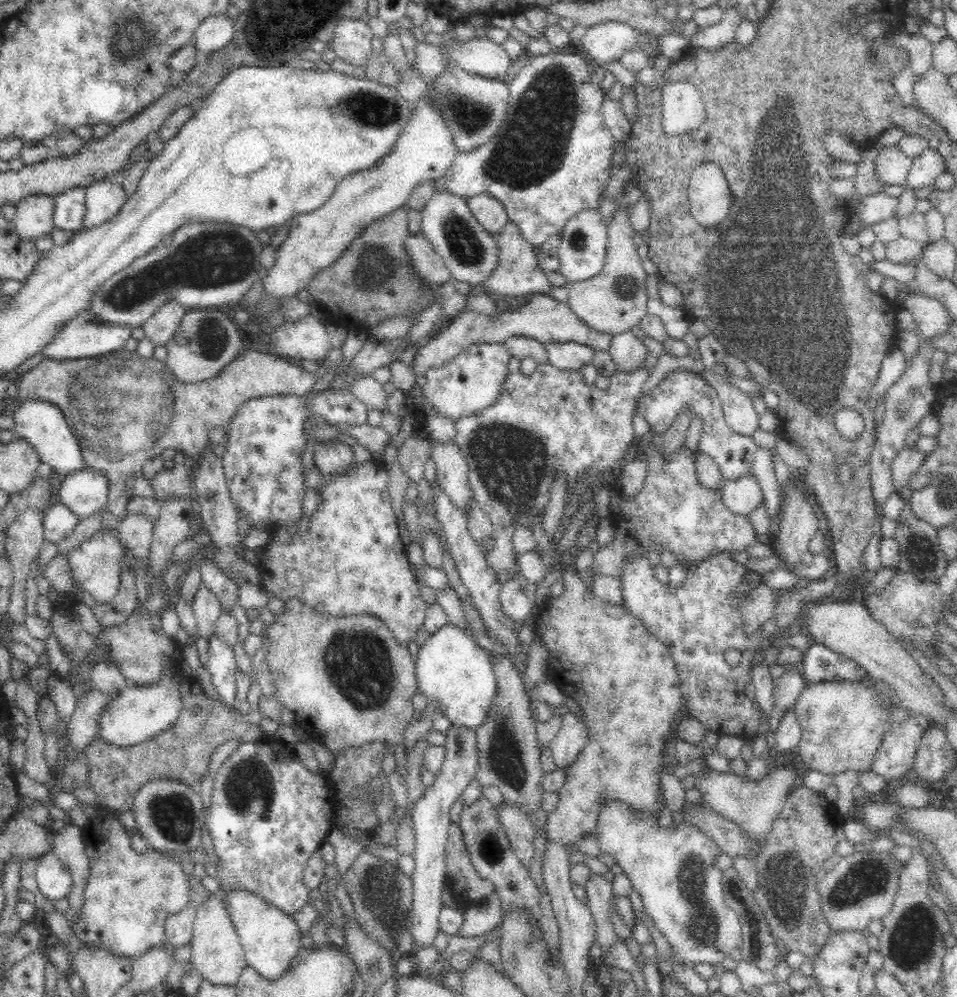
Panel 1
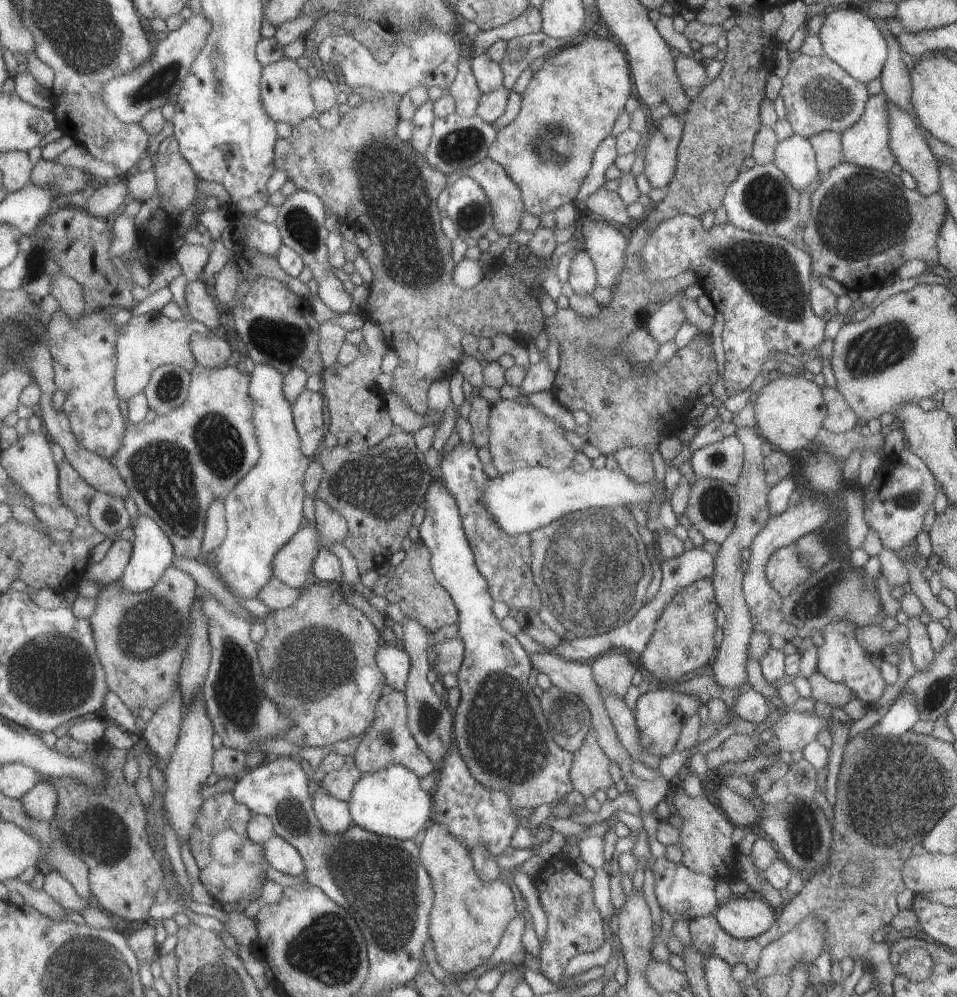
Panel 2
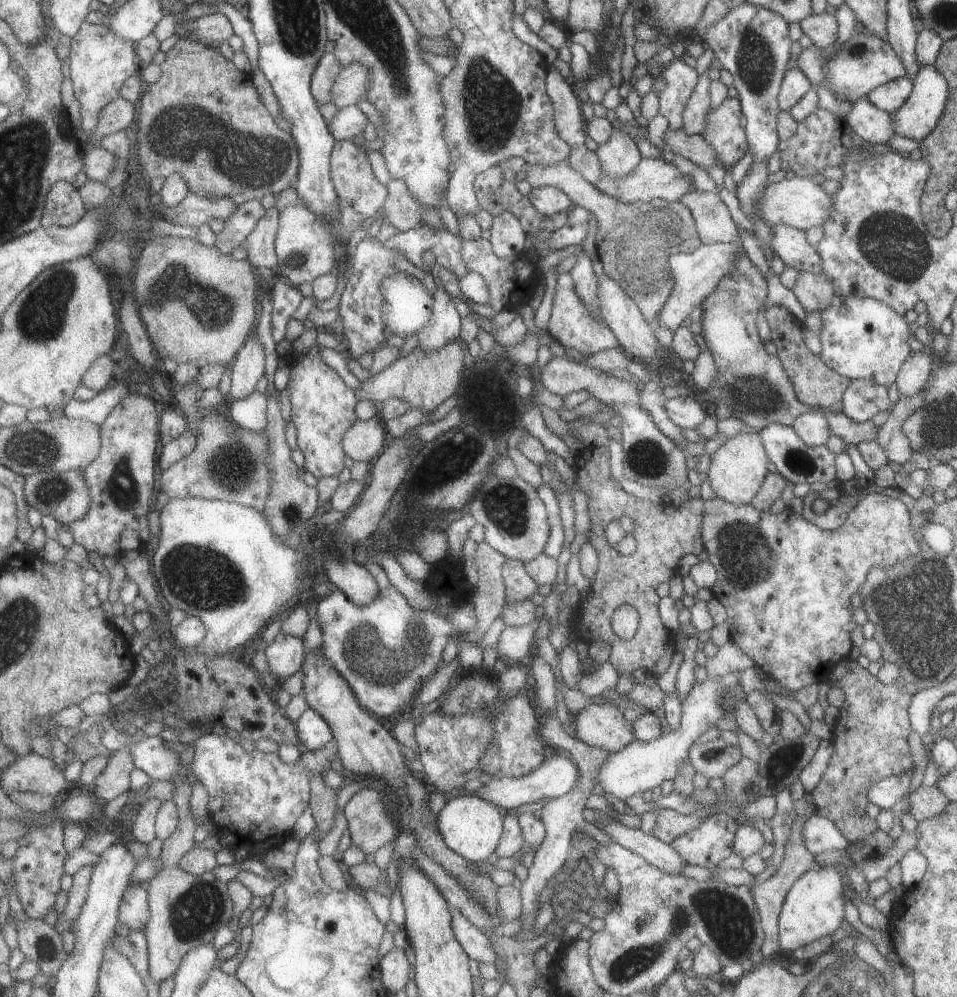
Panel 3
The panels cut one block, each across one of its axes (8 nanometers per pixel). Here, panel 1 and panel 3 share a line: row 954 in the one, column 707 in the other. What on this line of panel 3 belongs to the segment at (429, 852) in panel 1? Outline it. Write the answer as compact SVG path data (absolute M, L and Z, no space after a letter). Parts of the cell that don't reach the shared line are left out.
M697 396L672 398L672 400L667 400L664 408L666 408L666 416L670 418L672 424L685 429L700 426L708 415L708 410L704 408Z

